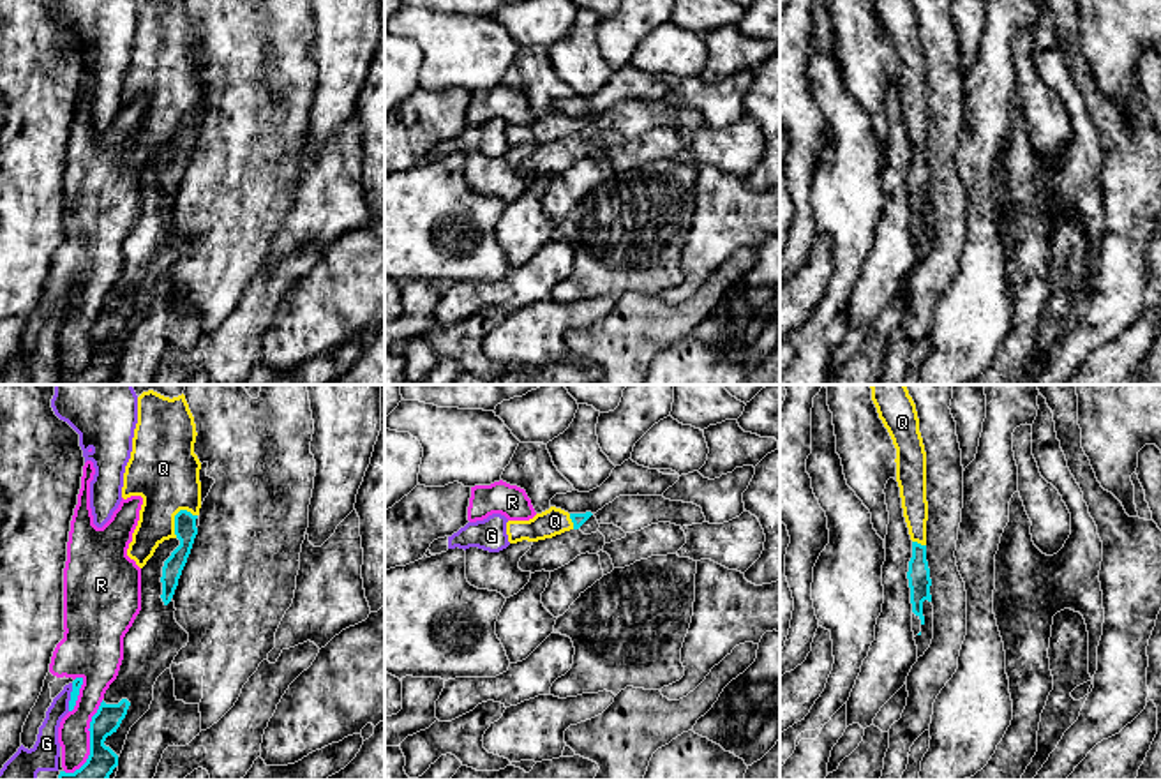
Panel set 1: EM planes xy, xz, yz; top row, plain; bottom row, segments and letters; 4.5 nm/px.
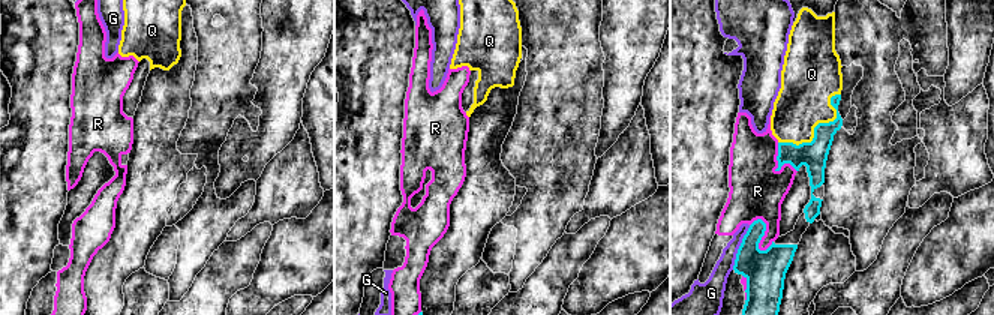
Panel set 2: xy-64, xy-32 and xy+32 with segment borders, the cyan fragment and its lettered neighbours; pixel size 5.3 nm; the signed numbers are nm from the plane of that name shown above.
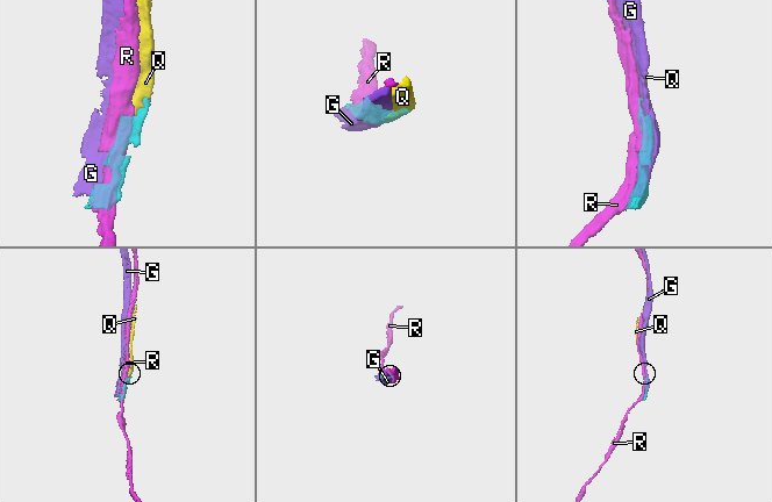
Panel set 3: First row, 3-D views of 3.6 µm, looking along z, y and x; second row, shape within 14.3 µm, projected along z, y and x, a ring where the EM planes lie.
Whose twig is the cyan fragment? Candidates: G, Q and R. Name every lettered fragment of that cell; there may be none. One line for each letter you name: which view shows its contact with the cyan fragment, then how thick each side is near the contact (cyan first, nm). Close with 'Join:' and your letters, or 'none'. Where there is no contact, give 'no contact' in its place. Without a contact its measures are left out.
Q: contact in xy; calibres 100 and 320 nm
Join: Q

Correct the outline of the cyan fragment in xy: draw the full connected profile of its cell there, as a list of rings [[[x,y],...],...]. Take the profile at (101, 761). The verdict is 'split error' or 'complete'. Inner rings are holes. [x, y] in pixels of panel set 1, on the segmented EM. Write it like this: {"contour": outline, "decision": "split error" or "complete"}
{"contour": [[[122,699],[118,704],[101,702],[90,722],[90,755],[74,773],[60,771],[58,780],[108,780],[118,766],[118,755],[104,745],[106,738],[116,732],[127,715],[131,702]]], "decision": "complete"}

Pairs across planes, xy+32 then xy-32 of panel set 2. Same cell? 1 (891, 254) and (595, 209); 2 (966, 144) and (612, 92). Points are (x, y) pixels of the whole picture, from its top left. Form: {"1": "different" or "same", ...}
{"1": "different", "2": "different"}

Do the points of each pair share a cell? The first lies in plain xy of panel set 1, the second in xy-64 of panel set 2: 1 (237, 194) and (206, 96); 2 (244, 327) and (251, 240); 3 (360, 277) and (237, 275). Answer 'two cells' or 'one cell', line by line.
1: one cell
2: one cell
3: two cells

